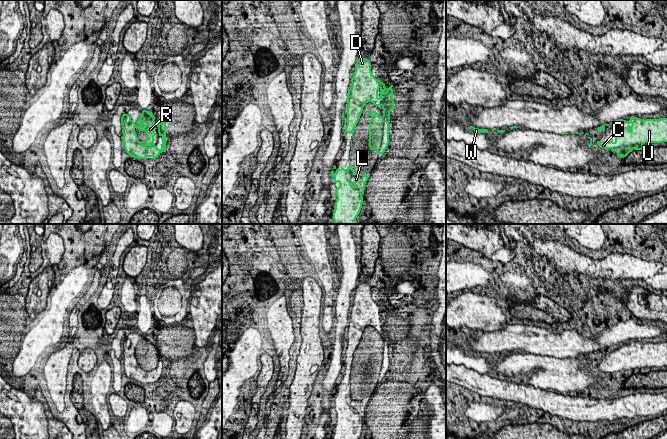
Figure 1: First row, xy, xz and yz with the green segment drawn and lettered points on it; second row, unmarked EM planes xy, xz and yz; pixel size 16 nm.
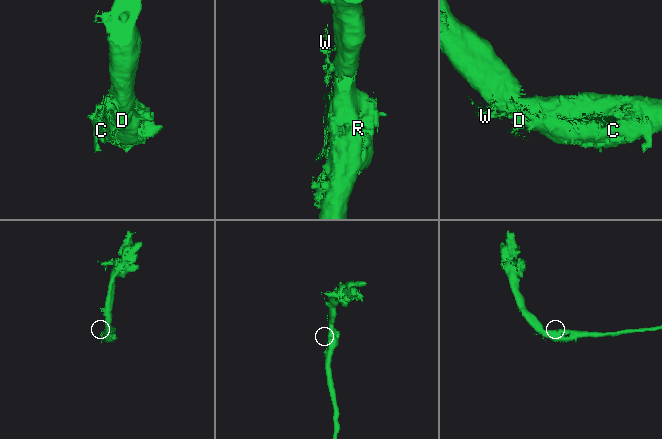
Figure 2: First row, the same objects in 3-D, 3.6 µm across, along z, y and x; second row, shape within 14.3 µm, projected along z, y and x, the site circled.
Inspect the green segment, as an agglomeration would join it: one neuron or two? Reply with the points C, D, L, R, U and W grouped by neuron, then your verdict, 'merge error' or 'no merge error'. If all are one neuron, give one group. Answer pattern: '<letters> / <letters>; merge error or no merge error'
C D L R U W; no merge error

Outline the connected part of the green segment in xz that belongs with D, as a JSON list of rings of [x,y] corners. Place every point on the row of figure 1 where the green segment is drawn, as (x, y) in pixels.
[[[366,57],[356,61],[354,75],[350,73],[350,78],[352,86],[347,93],[348,107],[344,107],[347,110],[345,134],[351,133],[353,138],[354,129],[368,102],[381,106],[382,117],[369,110],[369,147],[382,156],[389,144],[390,111],[394,111],[393,85],[386,88],[383,82],[372,75],[371,63]]]

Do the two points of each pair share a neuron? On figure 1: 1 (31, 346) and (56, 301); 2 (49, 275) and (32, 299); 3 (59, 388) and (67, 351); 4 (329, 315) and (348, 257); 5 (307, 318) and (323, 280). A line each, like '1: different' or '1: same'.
1: different
2: same
3: same
4: different
5: different

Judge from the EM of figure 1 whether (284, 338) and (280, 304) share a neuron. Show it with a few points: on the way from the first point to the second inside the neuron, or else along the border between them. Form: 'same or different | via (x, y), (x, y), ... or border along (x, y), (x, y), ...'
same | via (282, 330), (281, 312)

